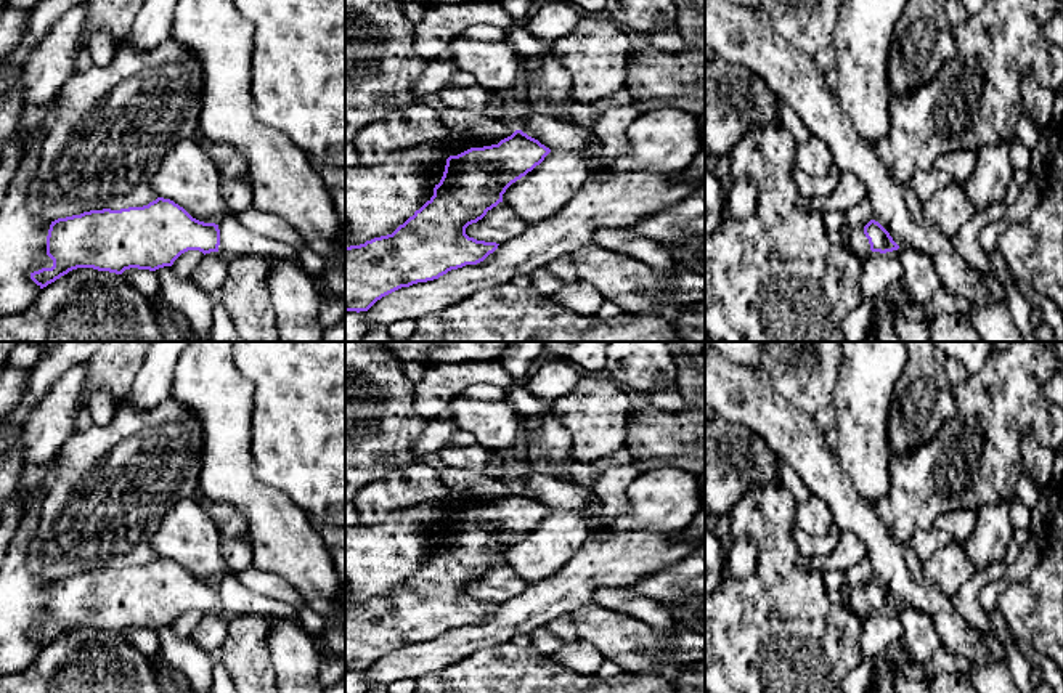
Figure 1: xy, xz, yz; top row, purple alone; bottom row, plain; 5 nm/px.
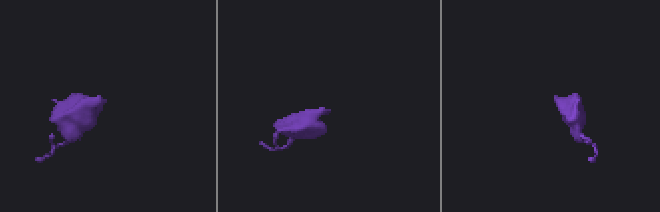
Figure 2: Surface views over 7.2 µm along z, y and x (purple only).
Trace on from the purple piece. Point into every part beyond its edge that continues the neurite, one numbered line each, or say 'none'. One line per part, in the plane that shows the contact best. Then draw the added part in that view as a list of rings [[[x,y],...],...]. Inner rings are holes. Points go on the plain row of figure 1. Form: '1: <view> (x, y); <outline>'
1: yz (855, 600); [[[846,586],[841,592],[843,602],[840,606],[843,610],[856,614],[861,621],[872,613],[869,598],[865,597],[862,586]]]

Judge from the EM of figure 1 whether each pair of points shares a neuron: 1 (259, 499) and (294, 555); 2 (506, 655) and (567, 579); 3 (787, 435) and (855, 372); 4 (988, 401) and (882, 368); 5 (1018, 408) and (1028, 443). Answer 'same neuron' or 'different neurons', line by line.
1: same neuron
2: different neurons
3: different neurons
4: different neurons
5: different neurons

